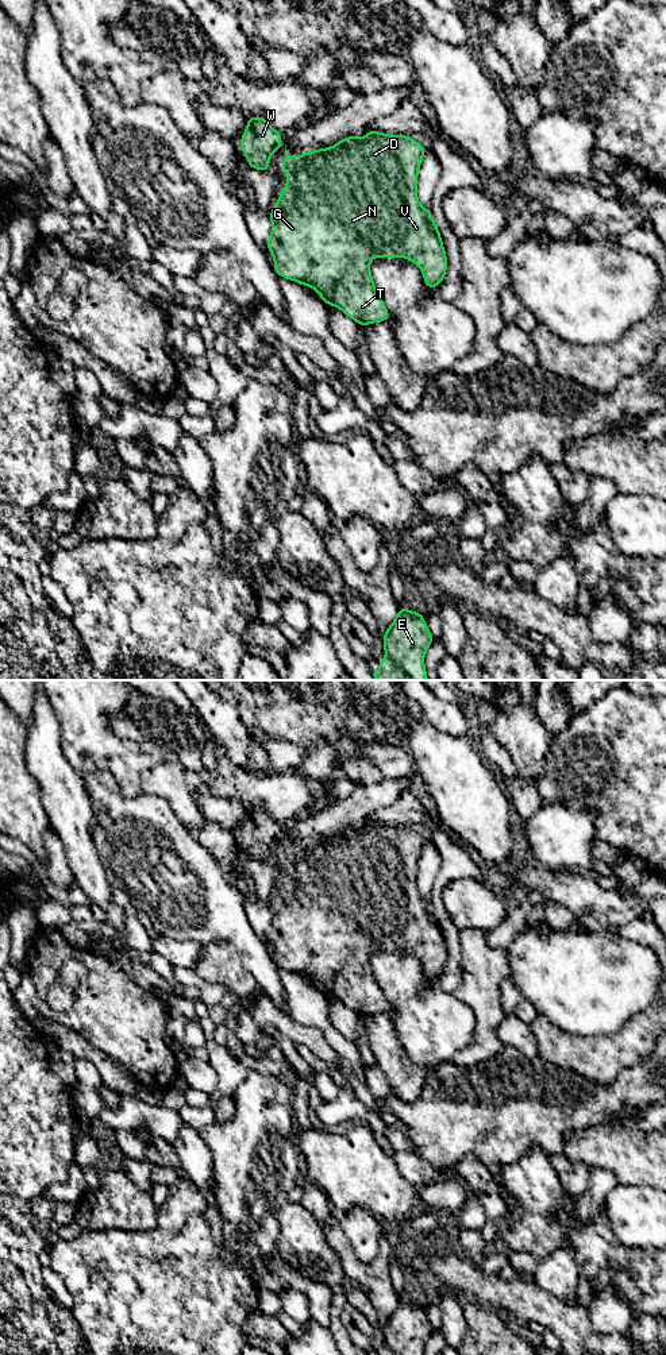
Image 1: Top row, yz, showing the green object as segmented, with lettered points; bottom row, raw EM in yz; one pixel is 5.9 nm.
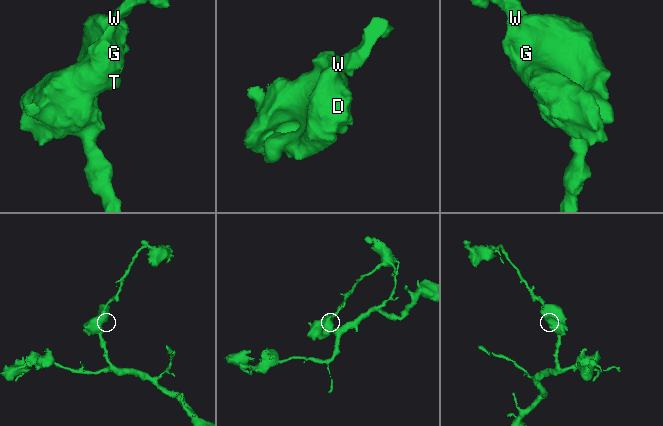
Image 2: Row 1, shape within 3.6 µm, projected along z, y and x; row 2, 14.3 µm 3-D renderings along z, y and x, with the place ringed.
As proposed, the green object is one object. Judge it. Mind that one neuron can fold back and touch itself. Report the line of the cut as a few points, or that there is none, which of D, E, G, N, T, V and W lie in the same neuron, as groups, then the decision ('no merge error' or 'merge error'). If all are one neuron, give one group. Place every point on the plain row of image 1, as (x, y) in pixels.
no cut | D E G N T V W | no merge error

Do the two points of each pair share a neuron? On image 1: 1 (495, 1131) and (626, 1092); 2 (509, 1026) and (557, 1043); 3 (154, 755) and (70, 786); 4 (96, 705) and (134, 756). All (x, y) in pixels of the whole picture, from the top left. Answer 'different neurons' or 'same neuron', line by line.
1: same neuron
2: different neurons
3: different neurons
4: same neuron

